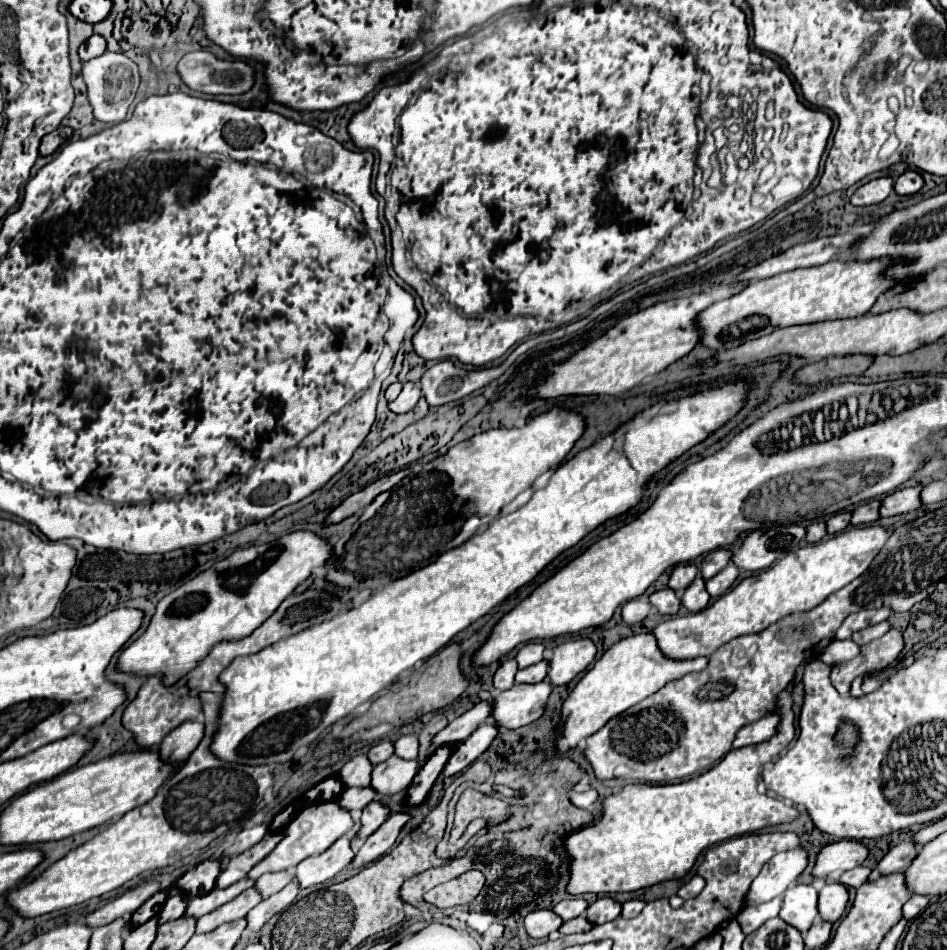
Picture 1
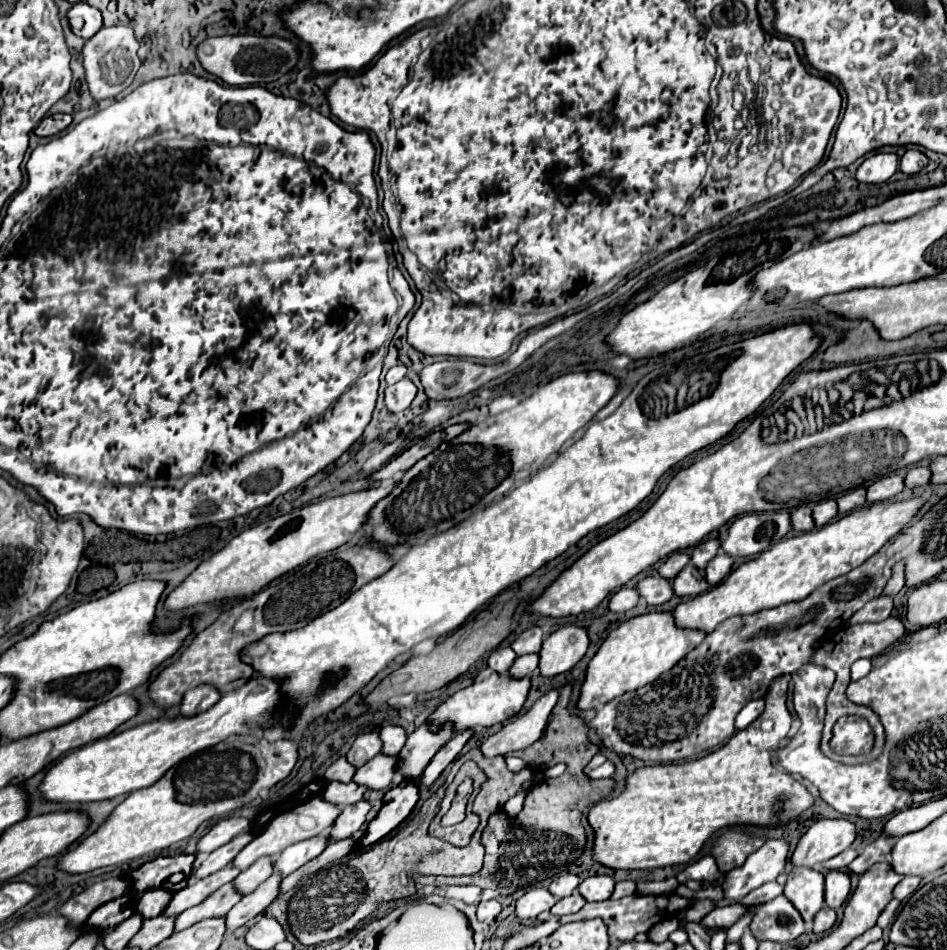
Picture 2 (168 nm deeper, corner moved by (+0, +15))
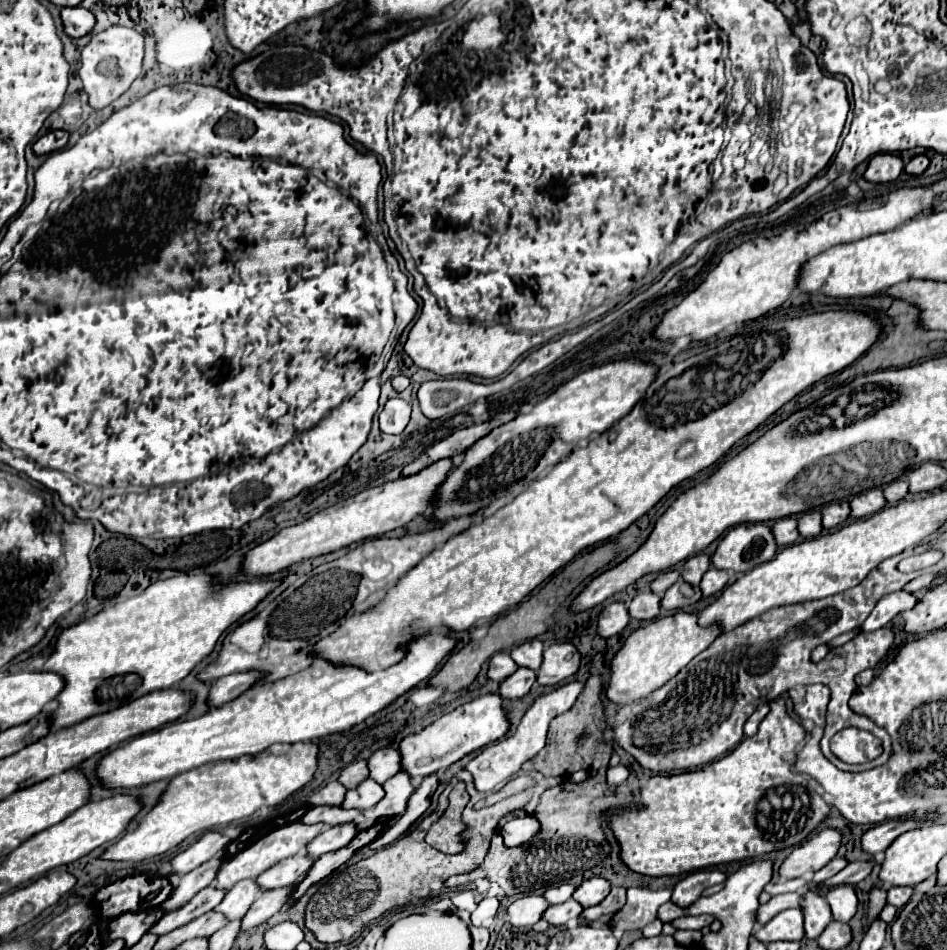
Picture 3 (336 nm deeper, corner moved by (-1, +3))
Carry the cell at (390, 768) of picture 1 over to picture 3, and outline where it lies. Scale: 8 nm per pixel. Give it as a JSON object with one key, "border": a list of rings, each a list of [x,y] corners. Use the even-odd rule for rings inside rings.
{"border":[[[364,779],[356,789],[350,789],[348,793],[346,793],[346,799],[344,799],[344,803],[342,803],[342,807],[346,807],[346,809],[360,809],[360,811],[364,811],[364,809],[370,809],[370,807],[374,807],[382,797],[384,797],[386,793],[384,793],[384,789],[382,789],[382,785],[378,785],[374,779]]]}

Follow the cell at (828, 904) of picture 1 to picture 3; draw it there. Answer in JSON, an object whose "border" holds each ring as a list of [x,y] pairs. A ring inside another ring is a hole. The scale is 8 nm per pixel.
{"border":[[[836,885],[836,887],[830,887],[828,893],[826,893],[826,901],[832,909],[832,917],[836,921],[850,921],[856,913],[856,907],[858,907],[858,897],[854,893],[852,887],[842,887],[842,885]]]}

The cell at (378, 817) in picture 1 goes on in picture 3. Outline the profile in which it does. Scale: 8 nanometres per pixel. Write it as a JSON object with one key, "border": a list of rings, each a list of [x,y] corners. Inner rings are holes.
{"border":[[[342,823],[336,827],[328,827],[326,831],[322,831],[310,845],[308,845],[308,855],[312,859],[322,857],[324,853],[330,851],[338,851],[342,847],[346,847],[354,837],[356,837],[358,829],[356,823]]]}

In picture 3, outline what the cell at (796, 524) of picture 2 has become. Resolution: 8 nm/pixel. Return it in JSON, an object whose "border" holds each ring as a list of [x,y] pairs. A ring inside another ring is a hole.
{"border":[[[786,517],[786,519],[778,519],[774,525],[772,525],[772,531],[774,531],[774,537],[776,537],[776,543],[780,547],[786,547],[786,545],[792,545],[800,539],[800,533],[798,533],[798,521],[794,517]]]}

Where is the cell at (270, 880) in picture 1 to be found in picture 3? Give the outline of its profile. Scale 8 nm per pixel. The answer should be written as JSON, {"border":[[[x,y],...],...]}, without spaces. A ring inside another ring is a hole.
{"border":[[[244,879],[226,893],[224,901],[216,907],[216,911],[226,915],[228,919],[240,919],[246,915],[246,909],[250,909],[250,905],[254,903],[254,897],[258,897],[260,891],[262,889],[254,879]]]}

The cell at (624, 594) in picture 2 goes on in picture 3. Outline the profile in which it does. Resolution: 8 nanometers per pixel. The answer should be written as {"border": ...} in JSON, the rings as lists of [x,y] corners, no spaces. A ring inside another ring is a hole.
{"border":[[[610,603],[602,609],[598,617],[598,633],[602,637],[612,637],[620,633],[630,621],[630,613],[622,603]]]}

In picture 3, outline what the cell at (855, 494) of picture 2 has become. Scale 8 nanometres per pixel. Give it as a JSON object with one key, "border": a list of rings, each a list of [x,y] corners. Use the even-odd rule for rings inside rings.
{"border":[[[834,503],[822,509],[822,525],[824,529],[834,529],[850,519],[850,505],[848,503]]]}

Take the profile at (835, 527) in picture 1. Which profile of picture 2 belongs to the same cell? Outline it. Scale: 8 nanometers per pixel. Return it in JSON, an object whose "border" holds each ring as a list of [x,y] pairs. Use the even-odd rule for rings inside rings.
{"border":[[[825,499],[825,501],[819,501],[811,507],[813,511],[813,521],[815,521],[815,527],[823,527],[827,525],[831,519],[837,517],[837,503],[833,499]]]}

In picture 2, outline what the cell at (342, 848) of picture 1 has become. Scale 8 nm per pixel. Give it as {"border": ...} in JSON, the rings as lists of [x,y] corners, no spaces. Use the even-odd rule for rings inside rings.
{"border":[[[321,833],[313,839],[305,839],[299,841],[295,845],[289,845],[289,849],[285,849],[273,863],[273,867],[281,873],[281,875],[289,875],[293,871],[297,871],[301,865],[305,865],[307,861],[311,861],[313,857],[317,857],[327,845],[327,833]]]}

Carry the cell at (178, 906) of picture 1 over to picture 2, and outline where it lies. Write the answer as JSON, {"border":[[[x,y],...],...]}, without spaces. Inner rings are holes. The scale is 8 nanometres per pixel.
{"border":[[[149,889],[145,893],[141,893],[135,901],[135,911],[143,917],[143,919],[151,919],[157,917],[165,911],[167,903],[171,901],[171,893],[165,889]]]}

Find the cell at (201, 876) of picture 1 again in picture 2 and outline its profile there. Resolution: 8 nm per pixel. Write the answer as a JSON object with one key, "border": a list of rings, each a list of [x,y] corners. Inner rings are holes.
{"border":[[[179,855],[179,857],[157,857],[153,861],[143,863],[141,867],[127,871],[125,877],[133,881],[133,893],[143,893],[149,889],[159,889],[165,881],[175,875],[191,875],[193,871],[193,855]]]}

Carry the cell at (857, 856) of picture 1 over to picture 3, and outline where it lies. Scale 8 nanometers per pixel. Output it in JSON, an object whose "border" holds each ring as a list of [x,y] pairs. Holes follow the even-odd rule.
{"border":[[[822,829],[804,845],[796,847],[780,867],[782,879],[802,877],[808,871],[818,871],[828,865],[842,845],[842,835],[836,829]]]}

